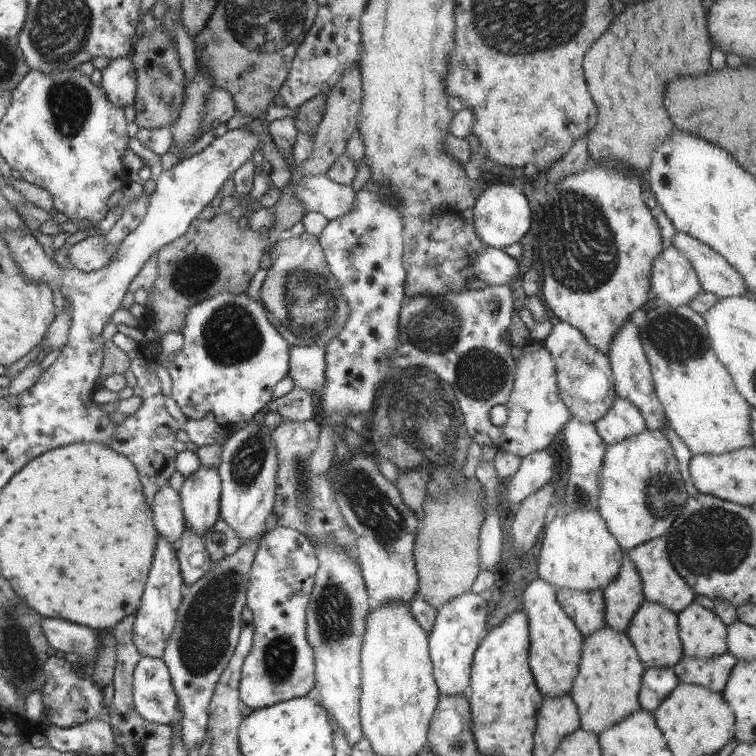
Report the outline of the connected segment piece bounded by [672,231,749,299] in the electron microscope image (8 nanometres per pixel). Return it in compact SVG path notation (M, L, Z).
M678 231L672 236L672 244L692 264L704 291L716 294L718 299L749 295L740 274L707 244Z

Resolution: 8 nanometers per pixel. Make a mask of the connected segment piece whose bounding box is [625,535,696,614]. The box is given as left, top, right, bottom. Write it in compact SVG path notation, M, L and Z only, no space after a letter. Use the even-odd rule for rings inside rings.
M667 535L649 540L630 551L626 551L628 558L632 560L634 568L638 570L638 576L643 582L644 598L648 602L662 604L664 608L668 608L674 614L680 614L687 606L695 602L695 594L692 587L688 586L682 580L682 576L678 576L678 572L674 570L670 556L668 556L668 548L666 548Z

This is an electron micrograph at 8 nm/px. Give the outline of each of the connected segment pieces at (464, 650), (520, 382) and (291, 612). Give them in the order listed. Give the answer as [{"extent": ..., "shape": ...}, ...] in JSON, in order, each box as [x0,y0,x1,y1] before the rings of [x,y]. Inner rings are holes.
[{"extent":[427,591,487,696],"shape":[[[470,591],[446,602],[440,610],[437,610],[432,630],[427,639],[434,678],[438,690],[440,690],[440,696],[467,695],[469,692],[473,656],[487,634],[485,629],[486,605],[487,601],[480,594]]]},{"extent":[500,338,571,458],"shape":[[[530,338],[522,348],[520,356],[515,359],[515,364],[516,378],[510,400],[505,404],[508,420],[501,426],[500,450],[522,458],[531,452],[545,450],[554,436],[562,431],[566,422],[570,420],[571,412],[562,402],[555,362],[543,341],[534,341]]]},{"extent":[239,524,318,710],"shape":[[[276,524],[259,539],[246,590],[246,606],[253,614],[253,642],[239,682],[239,699],[252,710],[313,692],[315,660],[306,636],[306,608],[318,567],[313,544],[293,528]]]}]

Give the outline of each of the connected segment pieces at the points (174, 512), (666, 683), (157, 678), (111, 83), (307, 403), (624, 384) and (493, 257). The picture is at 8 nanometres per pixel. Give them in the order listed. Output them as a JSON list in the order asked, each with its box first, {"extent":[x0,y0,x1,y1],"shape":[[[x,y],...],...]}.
[{"extent":[151,485,187,546],"shape":[[[170,485],[162,486],[154,494],[151,511],[157,533],[176,546],[187,527],[181,509],[179,492],[172,489]]]},{"extent":[639,667,678,715],"shape":[[[656,667],[645,669],[639,692],[641,708],[652,715],[678,683],[674,669]]]},{"extent":[133,656,182,730],"shape":[[[143,656],[133,672],[133,705],[144,720],[181,730],[182,706],[161,658]]]},{"extent":[101,57,137,109],"shape":[[[131,57],[112,59],[101,72],[101,87],[108,93],[109,99],[123,109],[133,105],[137,74]]]},{"extent":[266,388,315,422],"shape":[[[293,388],[290,393],[272,399],[266,404],[266,409],[267,412],[278,412],[282,420],[290,420],[290,422],[304,422],[315,417],[311,394],[300,388]]]},{"extent":[607,319,667,433],"shape":[[[632,319],[628,324],[624,324],[618,330],[618,334],[614,336],[607,357],[614,375],[615,395],[618,398],[624,398],[624,400],[632,402],[640,410],[648,430],[665,433],[667,419],[662,404],[660,404],[660,400],[656,396],[649,362],[644,354],[637,327]]]},{"extent":[470,245,522,286],"shape":[[[486,245],[482,252],[470,256],[470,268],[474,276],[490,286],[506,286],[522,276],[519,261],[510,257],[506,251]]]}]

